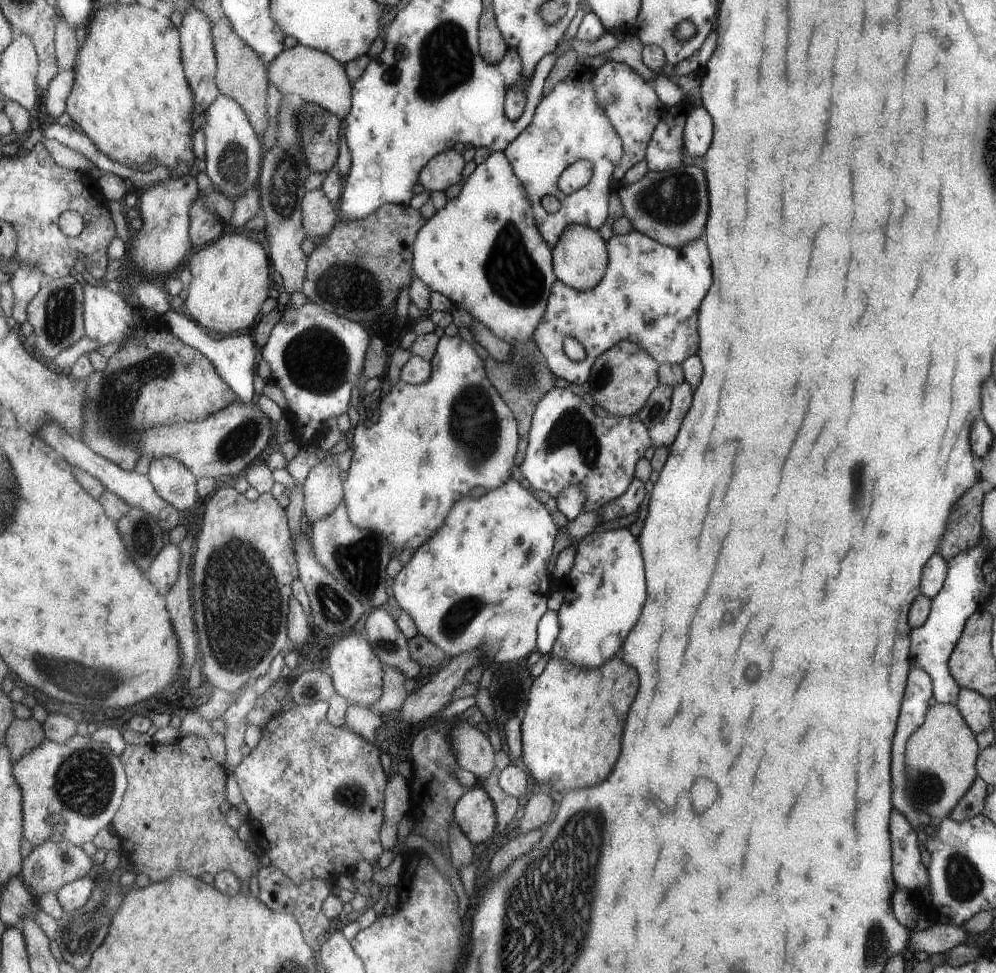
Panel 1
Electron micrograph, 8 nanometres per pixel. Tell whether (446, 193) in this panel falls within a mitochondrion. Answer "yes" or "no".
no

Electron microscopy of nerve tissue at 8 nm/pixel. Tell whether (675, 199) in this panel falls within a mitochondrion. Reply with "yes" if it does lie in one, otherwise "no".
yes

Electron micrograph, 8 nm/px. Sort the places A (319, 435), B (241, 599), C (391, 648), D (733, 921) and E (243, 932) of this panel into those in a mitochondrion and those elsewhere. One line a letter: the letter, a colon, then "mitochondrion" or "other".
A: other
B: mitochondrion
C: mitochondrion
D: other
E: other

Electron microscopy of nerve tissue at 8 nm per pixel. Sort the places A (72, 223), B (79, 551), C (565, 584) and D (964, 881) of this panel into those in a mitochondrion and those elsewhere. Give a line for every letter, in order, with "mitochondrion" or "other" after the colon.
A: other
B: other
C: other
D: mitochondrion

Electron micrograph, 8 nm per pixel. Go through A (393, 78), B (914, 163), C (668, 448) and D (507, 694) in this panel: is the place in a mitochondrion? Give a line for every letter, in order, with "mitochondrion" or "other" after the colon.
A: mitochondrion
B: other
C: other
D: other

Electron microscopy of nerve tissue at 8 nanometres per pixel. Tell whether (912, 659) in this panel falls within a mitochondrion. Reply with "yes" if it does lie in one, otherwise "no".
no

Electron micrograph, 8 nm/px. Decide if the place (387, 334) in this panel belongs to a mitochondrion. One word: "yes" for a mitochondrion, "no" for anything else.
no

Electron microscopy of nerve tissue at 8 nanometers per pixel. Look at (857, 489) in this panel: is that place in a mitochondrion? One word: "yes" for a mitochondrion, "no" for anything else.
yes

